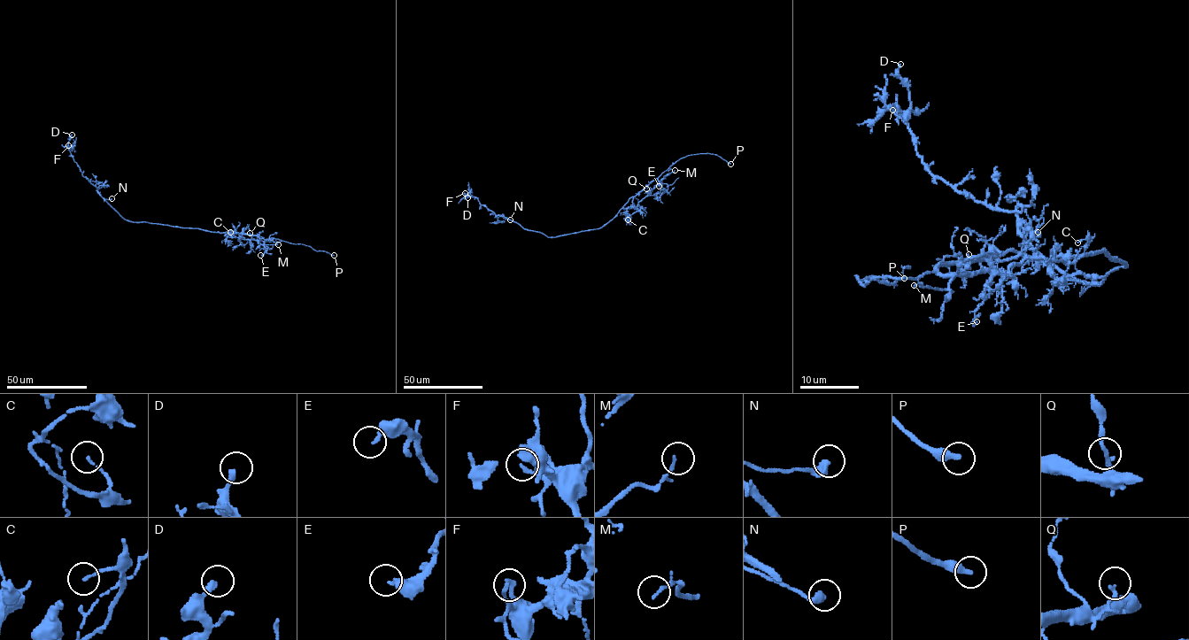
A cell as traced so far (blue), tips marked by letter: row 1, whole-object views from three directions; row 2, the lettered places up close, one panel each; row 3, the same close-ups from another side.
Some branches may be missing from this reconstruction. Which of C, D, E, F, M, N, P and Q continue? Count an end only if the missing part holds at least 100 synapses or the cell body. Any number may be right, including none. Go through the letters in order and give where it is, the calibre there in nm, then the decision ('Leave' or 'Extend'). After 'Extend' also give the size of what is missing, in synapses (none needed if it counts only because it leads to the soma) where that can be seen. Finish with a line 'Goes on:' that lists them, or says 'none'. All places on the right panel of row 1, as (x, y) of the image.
C: Place: (1077, 242). Thickness 120 nm. Leave
D: Place: (900, 64). Thickness 190 nm. Leave
E: Place: (976, 321). Thickness 260 nm. Leave
F: Place: (892, 110). Thickness 140 nm. Leave
M: Place: (914, 285). Thickness 120 nm. Leave
N: Place: (1038, 232). Thickness 360 nm. Leave
P: Place: (904, 278). Thickness 380 nm. Extend
Q: Place: (968, 254). Thickness 160 nm. Leave
Goes on: P

